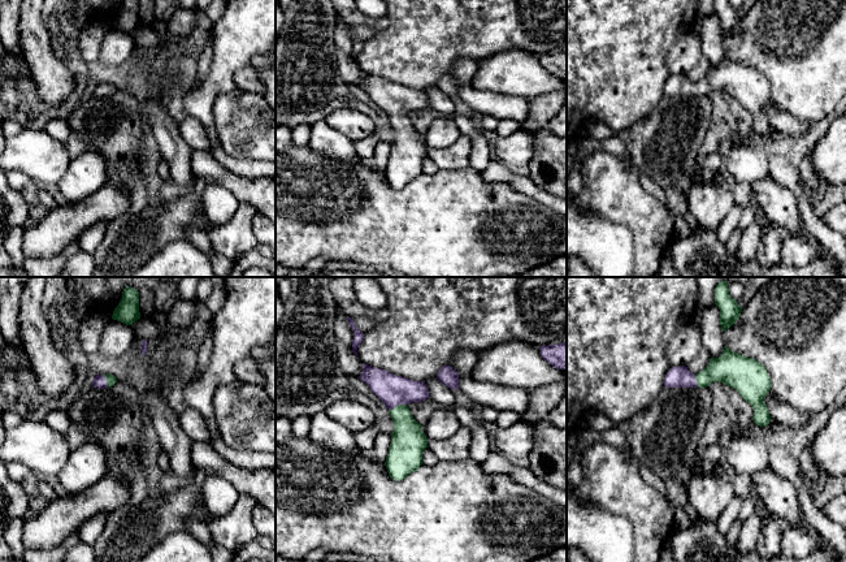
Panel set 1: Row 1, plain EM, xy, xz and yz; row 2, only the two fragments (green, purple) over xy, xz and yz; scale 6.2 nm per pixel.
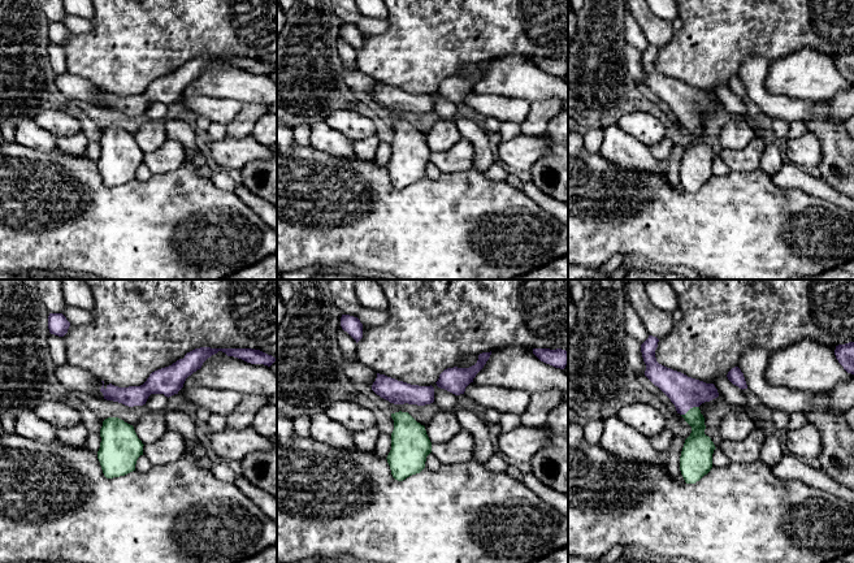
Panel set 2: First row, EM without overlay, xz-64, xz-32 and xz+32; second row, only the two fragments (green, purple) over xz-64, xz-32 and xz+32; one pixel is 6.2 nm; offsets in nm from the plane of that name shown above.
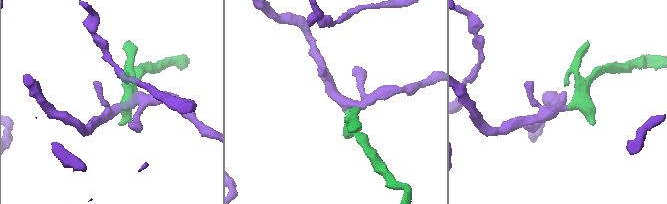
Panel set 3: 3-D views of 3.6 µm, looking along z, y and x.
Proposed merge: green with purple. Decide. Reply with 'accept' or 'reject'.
accept

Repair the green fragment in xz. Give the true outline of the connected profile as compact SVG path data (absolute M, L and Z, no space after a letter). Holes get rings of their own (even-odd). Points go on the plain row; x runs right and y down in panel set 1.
M364 72L359 87L385 112L394 130L385 174L389 185L400 190L420 177L422 161L428 156L421 133L407 116L429 107L428 95L424 90L413 90Z

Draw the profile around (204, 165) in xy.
M192 150L191 168L195 178L205 185L220 183L227 189L239 203L252 206L257 213L276 224L276 178L246 178L226 170L211 151Z

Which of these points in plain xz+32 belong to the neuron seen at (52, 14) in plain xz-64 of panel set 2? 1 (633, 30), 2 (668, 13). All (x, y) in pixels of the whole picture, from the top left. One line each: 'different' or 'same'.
1: different
2: different

